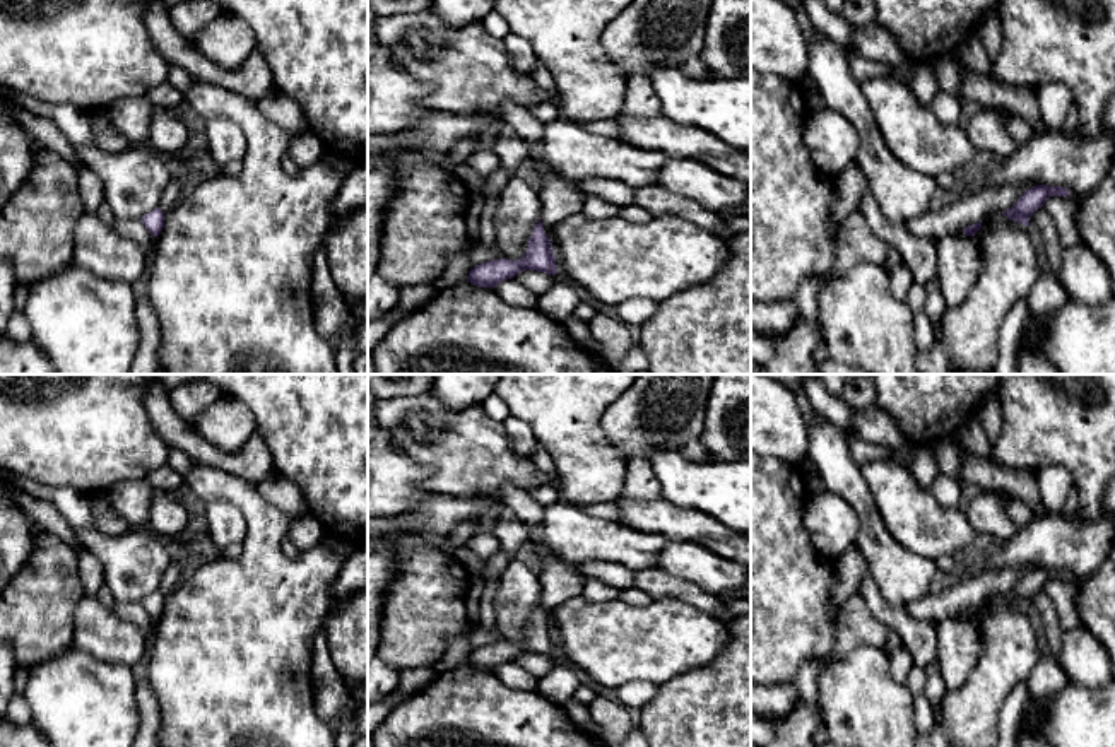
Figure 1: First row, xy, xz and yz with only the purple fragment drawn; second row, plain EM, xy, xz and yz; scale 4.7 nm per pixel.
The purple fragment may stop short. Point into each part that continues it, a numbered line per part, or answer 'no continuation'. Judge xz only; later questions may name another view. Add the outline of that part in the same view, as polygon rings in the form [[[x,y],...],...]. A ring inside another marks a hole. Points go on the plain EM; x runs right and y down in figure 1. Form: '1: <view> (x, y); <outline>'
no continuation

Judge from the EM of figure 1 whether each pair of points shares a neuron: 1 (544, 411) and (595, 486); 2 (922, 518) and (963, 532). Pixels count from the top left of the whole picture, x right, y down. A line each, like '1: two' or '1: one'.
1: one
2: one

